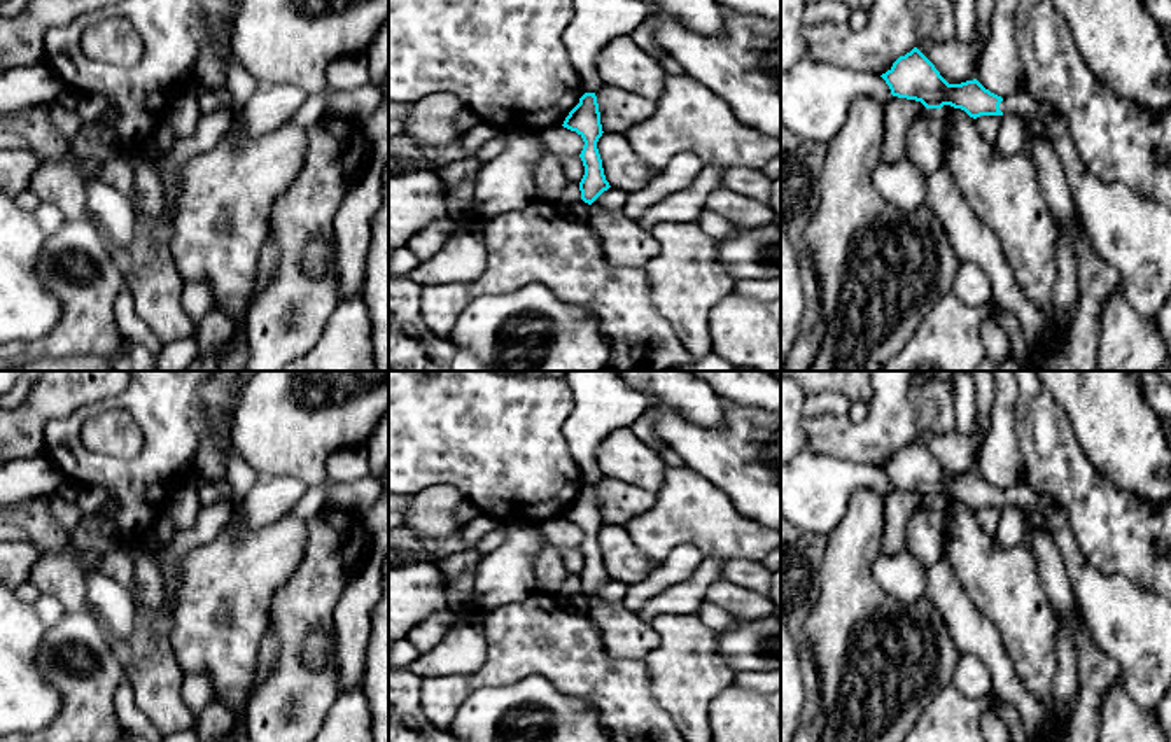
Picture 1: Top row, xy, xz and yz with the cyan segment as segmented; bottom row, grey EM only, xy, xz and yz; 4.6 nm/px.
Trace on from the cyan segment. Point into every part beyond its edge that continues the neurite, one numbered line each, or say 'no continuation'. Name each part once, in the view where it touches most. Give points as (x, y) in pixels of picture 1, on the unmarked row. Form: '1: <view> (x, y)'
1: yz (1133, 625)

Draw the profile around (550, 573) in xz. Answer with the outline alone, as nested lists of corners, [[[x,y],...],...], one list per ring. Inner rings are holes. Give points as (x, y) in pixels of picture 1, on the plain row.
[[[546,544],[534,560],[536,592],[562,595],[562,584],[569,576],[558,548]]]

